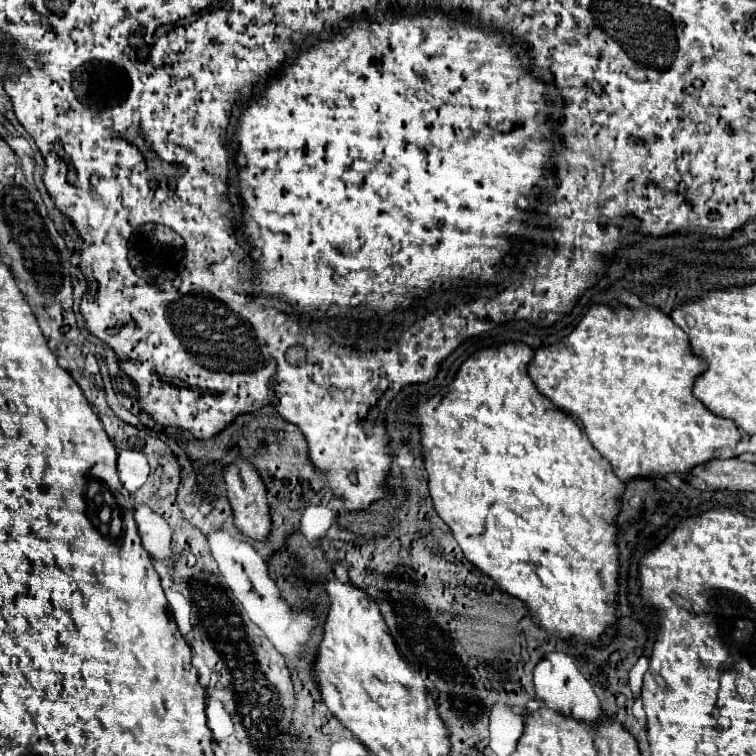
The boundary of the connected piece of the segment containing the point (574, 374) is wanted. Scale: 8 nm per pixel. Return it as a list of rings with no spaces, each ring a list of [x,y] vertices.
[[[595,305],[587,311],[587,315],[581,319],[579,327],[575,327],[571,331],[569,337],[563,339],[563,343],[557,343],[557,345],[551,345],[551,347],[545,347],[545,349],[539,349],[533,357],[533,363],[529,365],[529,375],[531,379],[535,381],[537,389],[547,397],[551,399],[563,413],[579,419],[585,427],[585,433],[591,441],[591,445],[611,463],[615,475],[625,483],[629,479],[637,479],[637,477],[665,477],[669,473],[675,473],[675,475],[689,475],[693,467],[701,465],[701,463],[707,463],[715,457],[715,453],[723,447],[729,447],[729,449],[735,449],[737,443],[741,441],[741,435],[739,435],[739,429],[737,425],[731,421],[731,419],[723,419],[723,417],[717,417],[713,415],[707,407],[701,405],[699,399],[693,397],[693,383],[695,379],[705,373],[707,369],[707,363],[699,357],[693,355],[691,351],[691,345],[689,345],[689,337],[685,331],[681,331],[673,321],[671,317],[667,317],[665,313],[661,313],[659,309],[655,307],[649,307],[647,311],[643,309],[627,309],[627,307],[621,307],[617,311],[611,311],[607,305]]]

